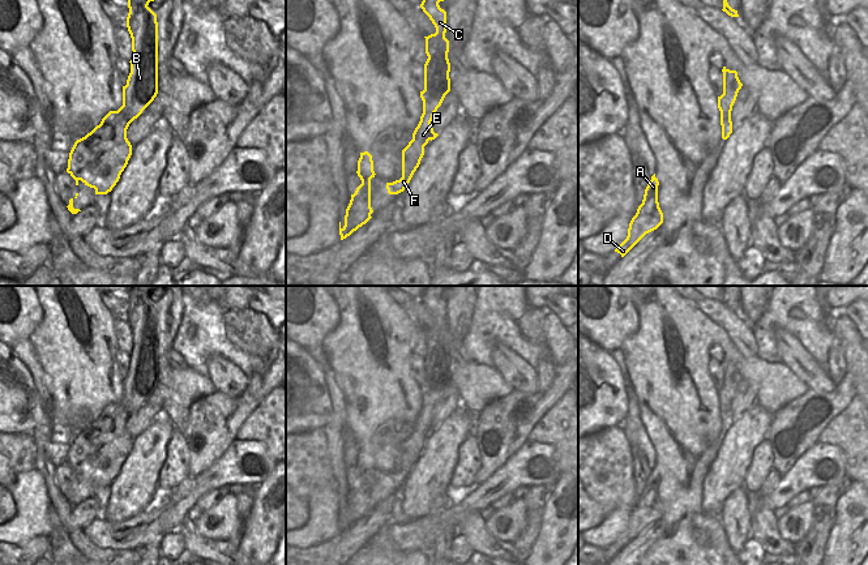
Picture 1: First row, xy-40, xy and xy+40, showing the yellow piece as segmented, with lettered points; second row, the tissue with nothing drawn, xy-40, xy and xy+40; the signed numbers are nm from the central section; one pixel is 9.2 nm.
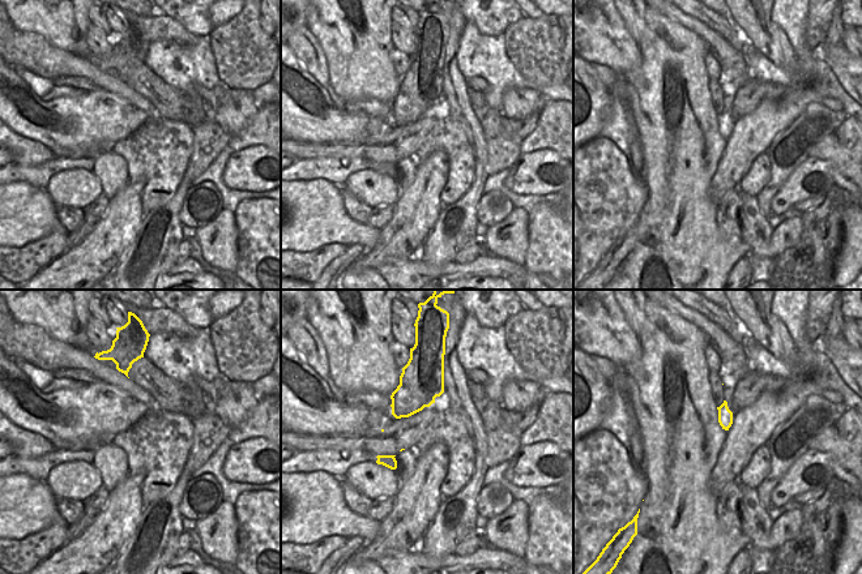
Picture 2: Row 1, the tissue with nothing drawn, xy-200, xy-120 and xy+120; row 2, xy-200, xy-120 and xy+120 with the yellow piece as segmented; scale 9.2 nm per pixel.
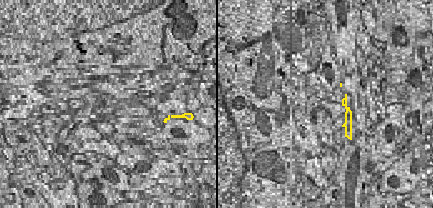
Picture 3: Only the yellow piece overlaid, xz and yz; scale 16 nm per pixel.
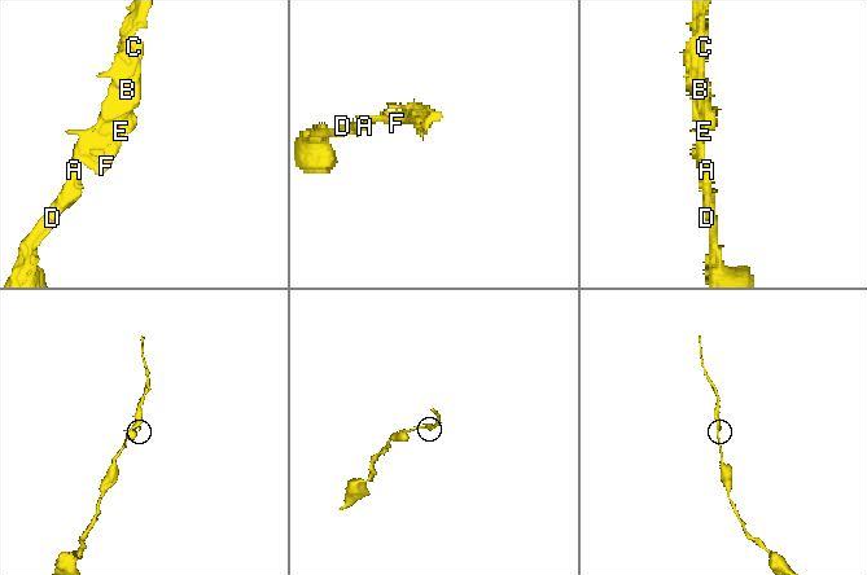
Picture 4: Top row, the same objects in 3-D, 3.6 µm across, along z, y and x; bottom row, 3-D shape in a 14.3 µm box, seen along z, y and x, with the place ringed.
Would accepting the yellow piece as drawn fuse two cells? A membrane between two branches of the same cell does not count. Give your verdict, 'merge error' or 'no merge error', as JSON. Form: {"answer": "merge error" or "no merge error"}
{"answer": "no merge error"}

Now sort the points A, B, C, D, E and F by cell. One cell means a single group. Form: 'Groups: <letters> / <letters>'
Groups: A B C D E F.

